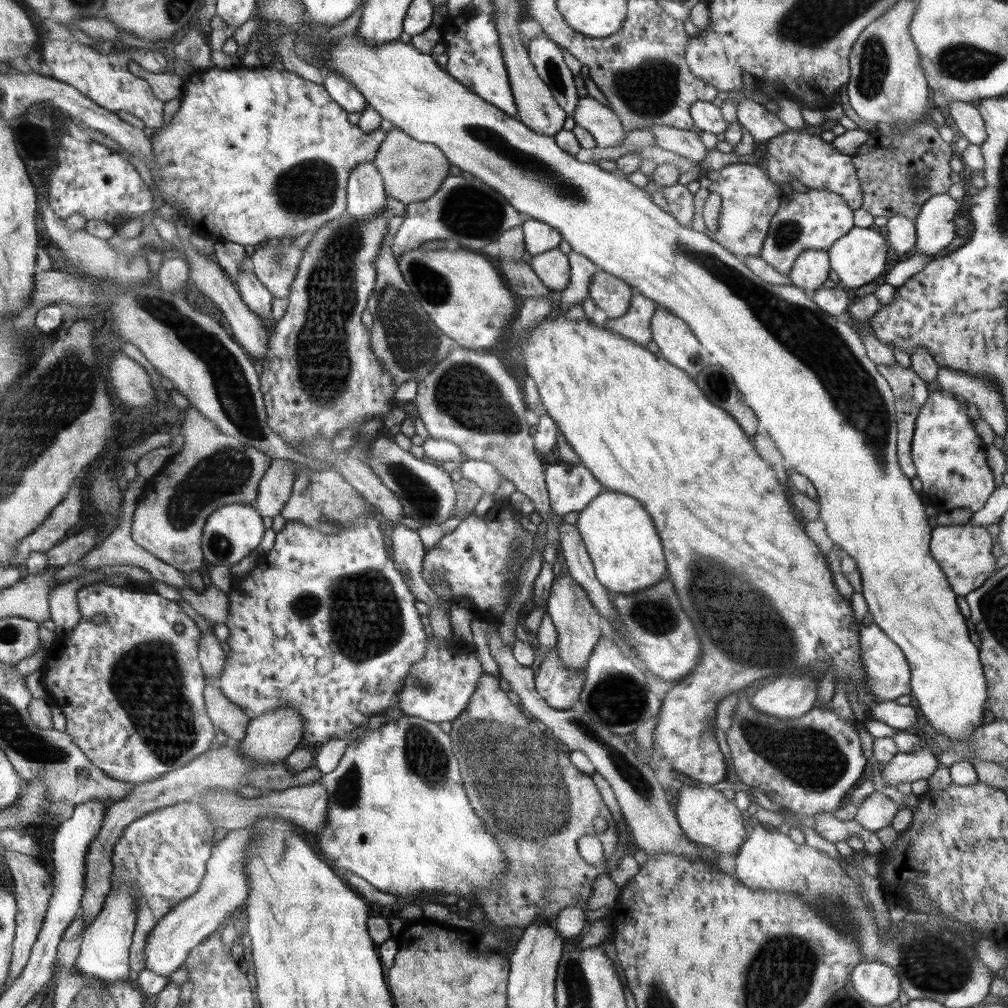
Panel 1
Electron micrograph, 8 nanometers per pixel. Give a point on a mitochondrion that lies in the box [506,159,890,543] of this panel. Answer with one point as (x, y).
(787, 321)

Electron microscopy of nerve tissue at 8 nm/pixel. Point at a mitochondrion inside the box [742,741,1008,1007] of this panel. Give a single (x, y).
(934, 970)

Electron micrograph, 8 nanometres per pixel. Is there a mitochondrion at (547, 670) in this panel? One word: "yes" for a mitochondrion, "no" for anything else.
no

